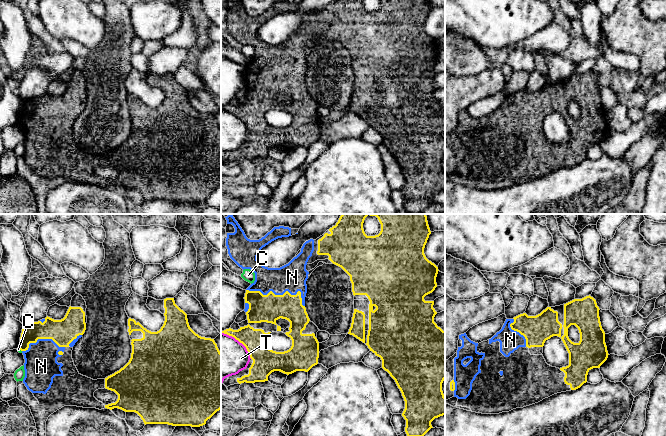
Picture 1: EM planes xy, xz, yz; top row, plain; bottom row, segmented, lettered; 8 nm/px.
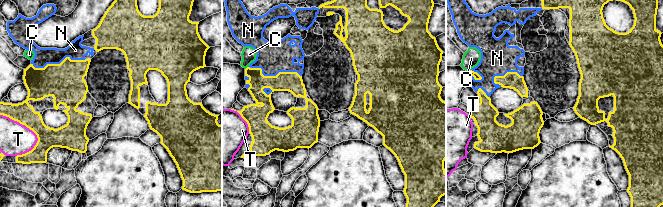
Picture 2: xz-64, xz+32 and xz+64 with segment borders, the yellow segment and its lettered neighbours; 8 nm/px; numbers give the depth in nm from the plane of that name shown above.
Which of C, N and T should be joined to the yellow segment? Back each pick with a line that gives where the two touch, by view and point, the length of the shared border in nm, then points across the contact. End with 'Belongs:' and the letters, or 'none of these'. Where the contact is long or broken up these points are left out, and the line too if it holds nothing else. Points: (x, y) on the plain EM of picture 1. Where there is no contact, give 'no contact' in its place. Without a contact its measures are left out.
N: meets yellow in xz at (280, 71); contact 500 nm long
Belongs: N

